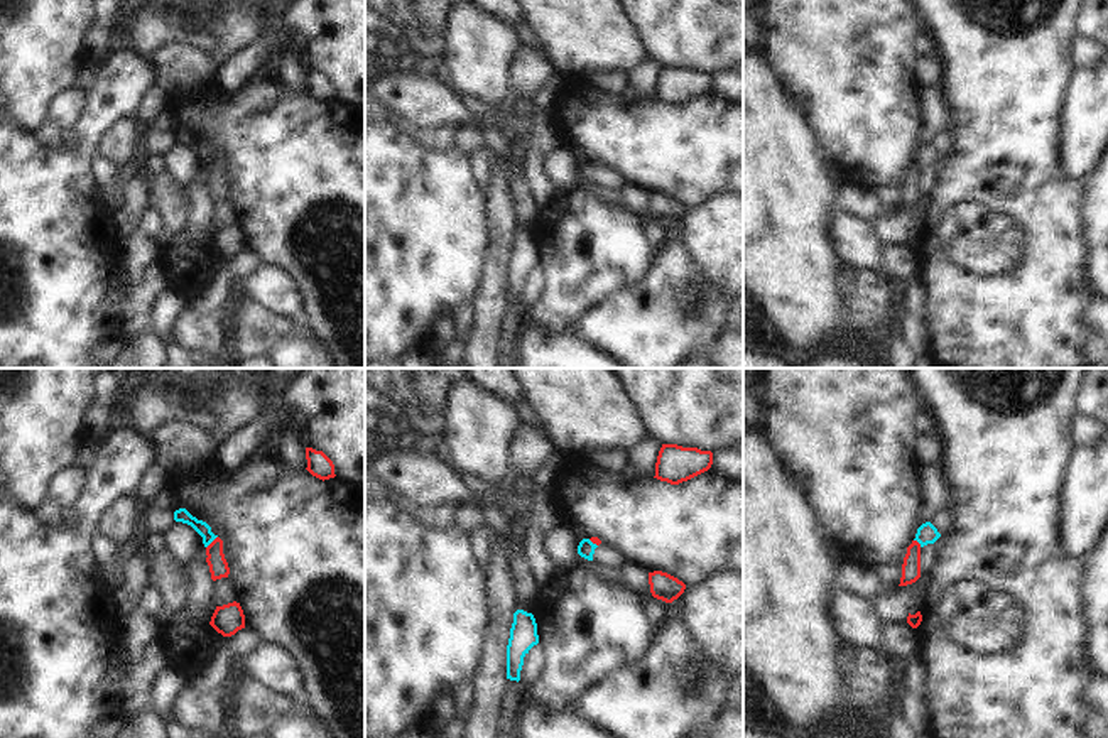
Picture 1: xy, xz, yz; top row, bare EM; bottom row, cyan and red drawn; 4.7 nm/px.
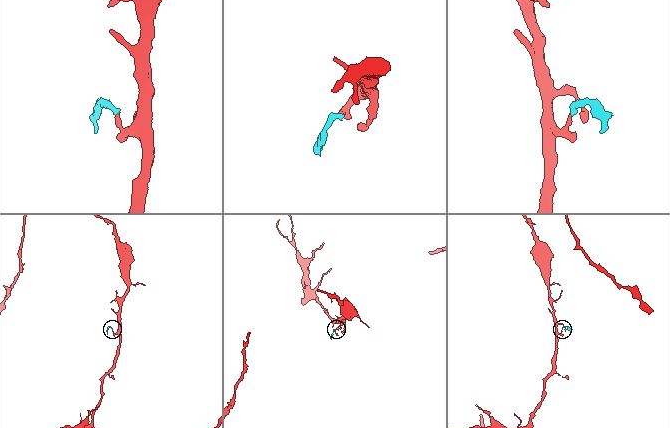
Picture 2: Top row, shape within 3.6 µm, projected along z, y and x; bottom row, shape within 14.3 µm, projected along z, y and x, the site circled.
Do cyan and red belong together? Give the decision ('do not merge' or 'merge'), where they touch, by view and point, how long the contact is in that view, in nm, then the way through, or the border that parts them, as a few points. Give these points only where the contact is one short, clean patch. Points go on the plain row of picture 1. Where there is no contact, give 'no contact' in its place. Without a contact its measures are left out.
do not merge; contact xy (211, 162); length 80 nm; border xy (217, 157), (206, 169)

